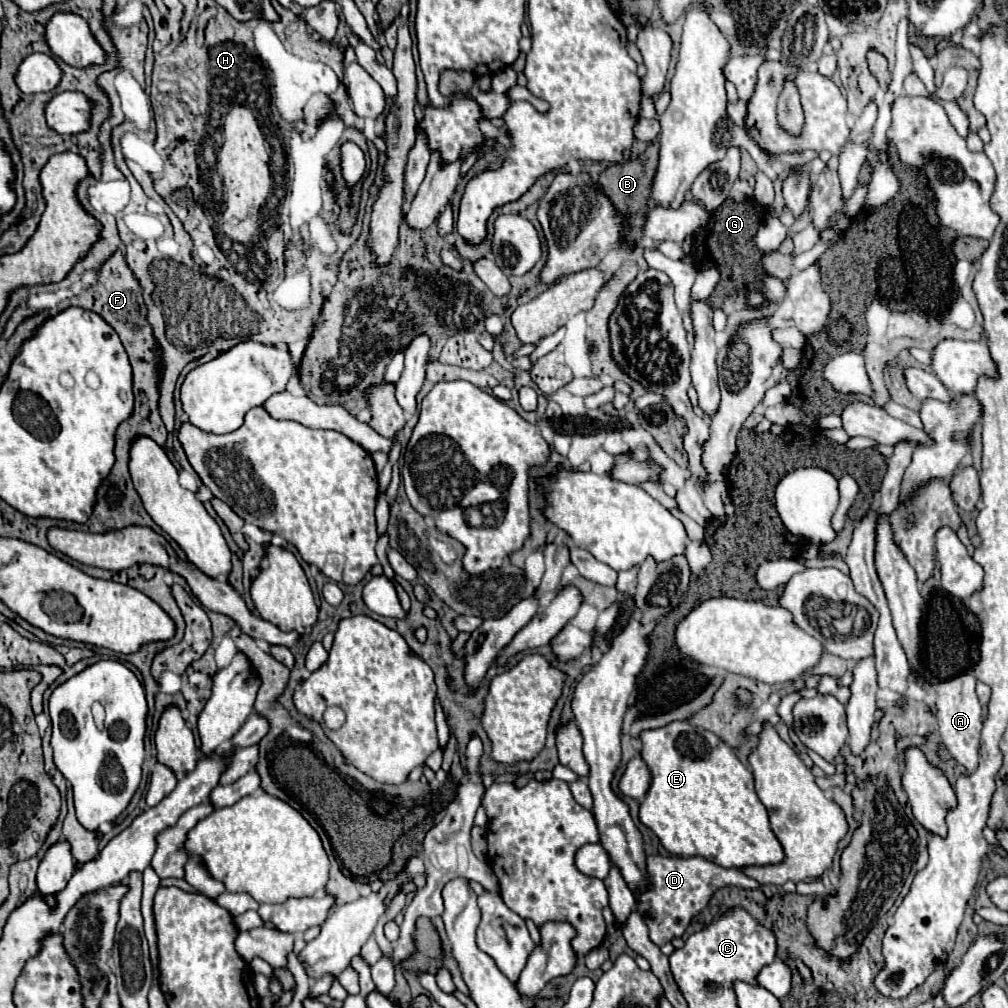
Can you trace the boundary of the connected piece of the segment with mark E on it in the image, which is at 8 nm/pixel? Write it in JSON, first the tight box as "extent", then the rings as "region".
{"extent":[639,720,783,868],"region":[[[677,720],[663,728],[641,732],[641,758],[651,772],[651,784],[639,808],[639,820],[657,834],[667,852],[685,858],[703,856],[723,868],[743,868],[753,864],[765,866],[783,860],[783,848],[769,826],[765,806],[755,794],[751,772],[721,738],[701,728],[693,730],[689,722]]]}

